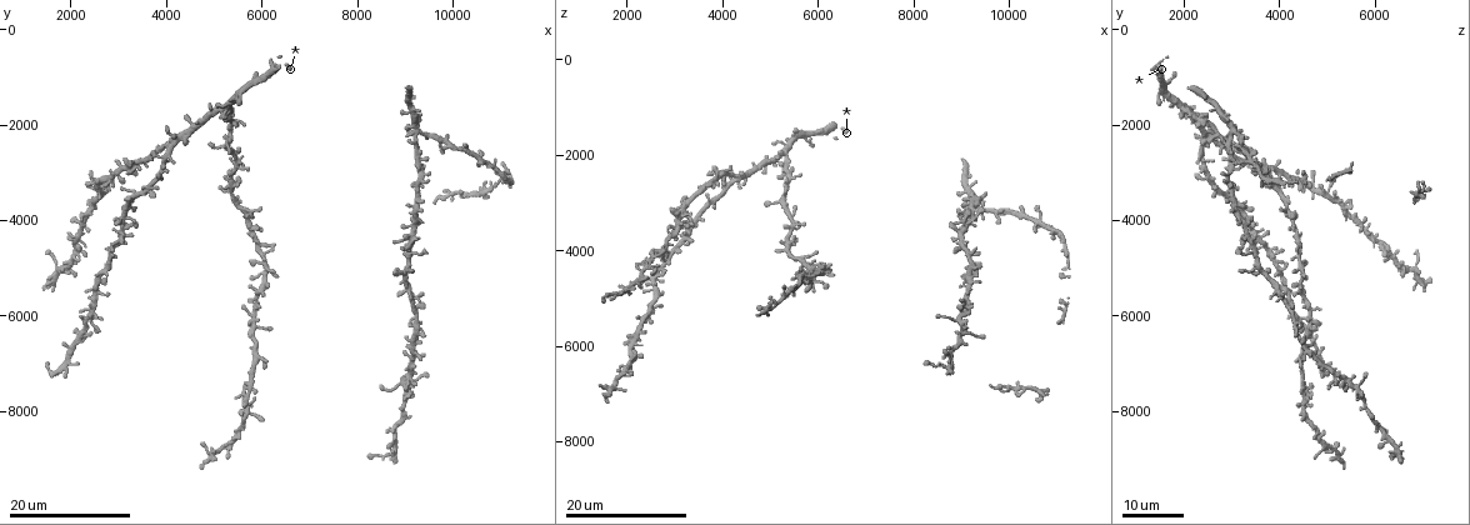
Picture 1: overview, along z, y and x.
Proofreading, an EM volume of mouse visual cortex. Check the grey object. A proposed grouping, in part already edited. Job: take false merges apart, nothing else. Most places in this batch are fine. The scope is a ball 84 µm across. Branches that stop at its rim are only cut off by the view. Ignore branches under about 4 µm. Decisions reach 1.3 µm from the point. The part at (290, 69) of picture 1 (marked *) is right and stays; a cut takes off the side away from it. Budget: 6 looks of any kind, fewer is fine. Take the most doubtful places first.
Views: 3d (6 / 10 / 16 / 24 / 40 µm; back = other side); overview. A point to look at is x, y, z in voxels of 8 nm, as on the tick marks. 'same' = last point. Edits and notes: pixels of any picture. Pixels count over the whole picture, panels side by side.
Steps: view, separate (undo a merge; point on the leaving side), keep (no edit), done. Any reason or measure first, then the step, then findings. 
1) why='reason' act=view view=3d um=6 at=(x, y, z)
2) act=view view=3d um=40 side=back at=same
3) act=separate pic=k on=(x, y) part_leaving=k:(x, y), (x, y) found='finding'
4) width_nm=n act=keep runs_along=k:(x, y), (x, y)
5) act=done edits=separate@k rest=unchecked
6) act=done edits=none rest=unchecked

why='looks like a crossing' act=view view=3d um=16 at=(9250, 2150, 3000)

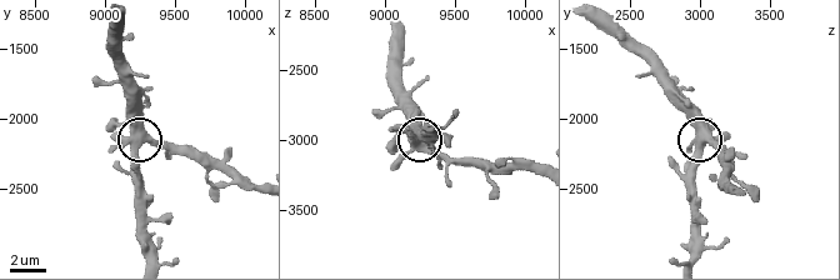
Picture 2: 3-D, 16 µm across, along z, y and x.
act=view view=3d um=10 at=(9280, 2160, 3040)

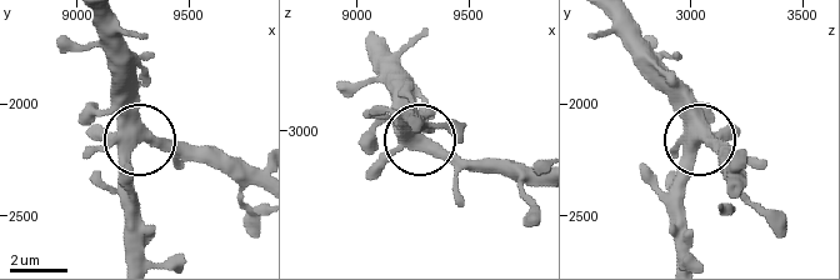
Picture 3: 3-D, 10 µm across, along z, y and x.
width_nm=450 act=keep found='one neuron here'

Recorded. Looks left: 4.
act=view view=3d um=24 at=(5300, 1700, 2000)

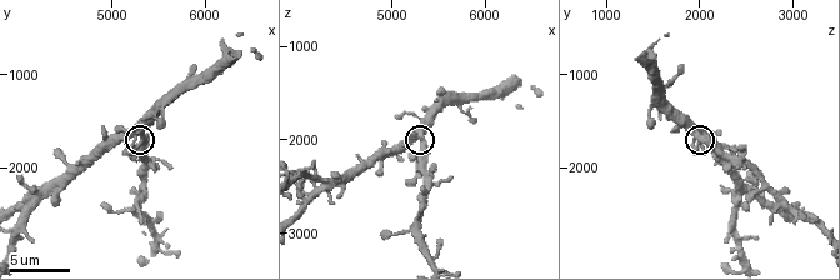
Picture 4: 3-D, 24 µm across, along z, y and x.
act=view view=3d um=10 at=(5350, 1700, 2050)

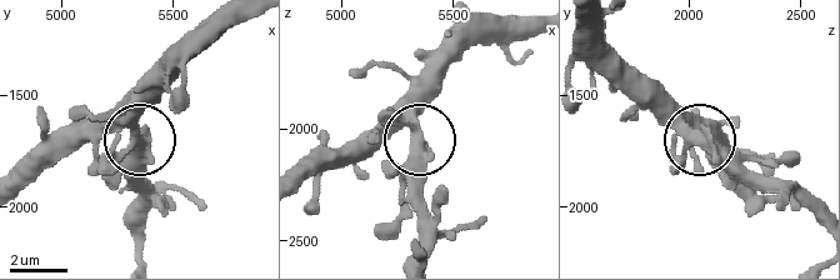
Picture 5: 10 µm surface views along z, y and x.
why='closer look' act=view view=3d um=6 at=(5320, 1700, 2020)

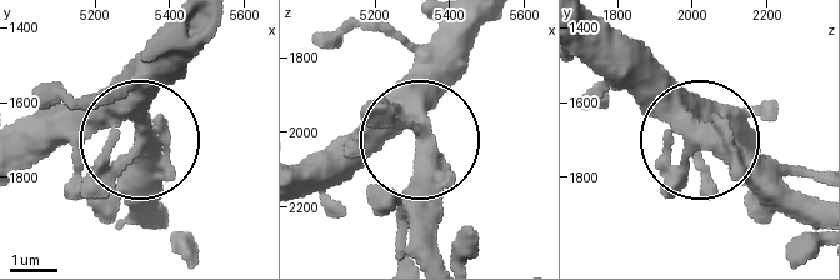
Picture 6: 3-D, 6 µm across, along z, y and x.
width_nm=430 act=keep runs_along=6:(211, 21), (115, 160), (20, 140) found='one neuron here'

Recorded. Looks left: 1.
act=done edits=none rest=unchecked

